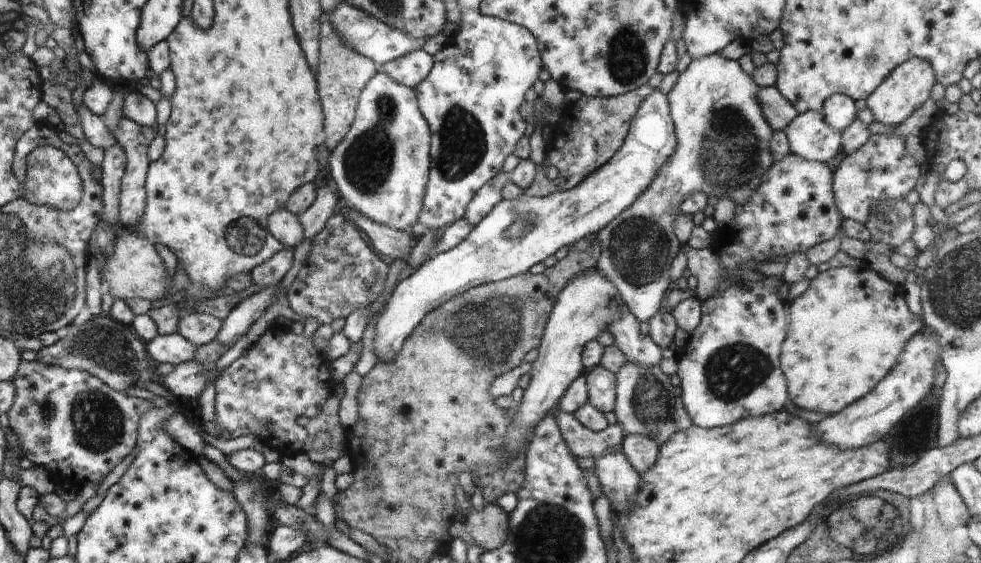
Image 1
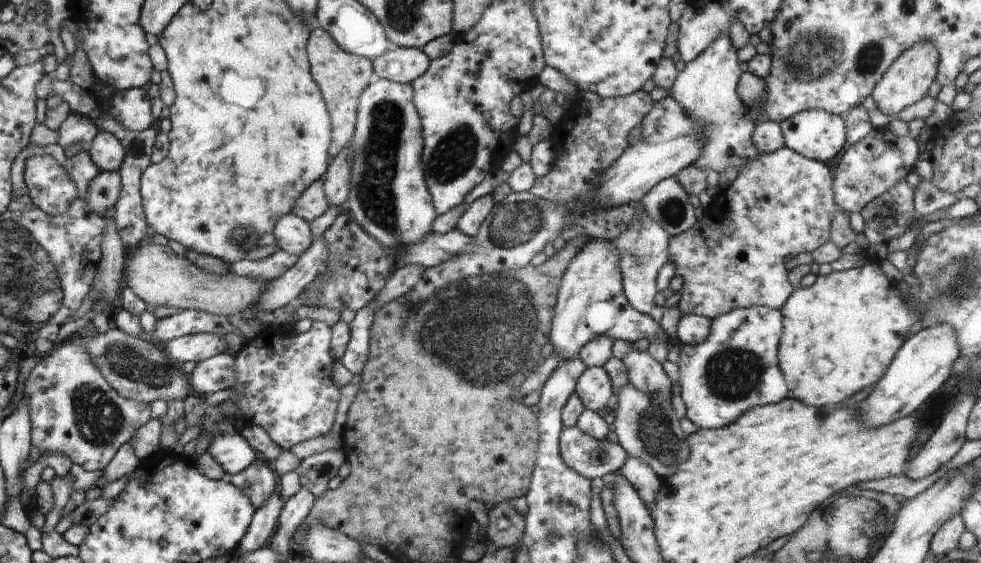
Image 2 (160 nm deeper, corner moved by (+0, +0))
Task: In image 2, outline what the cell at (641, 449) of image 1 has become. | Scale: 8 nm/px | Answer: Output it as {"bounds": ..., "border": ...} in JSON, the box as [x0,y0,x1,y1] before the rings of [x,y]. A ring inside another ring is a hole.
{"bounds":[619,457,661,511],"border":[[[628,457],[619,472],[626,477],[632,488],[637,490],[638,496],[651,511],[661,485],[660,478],[643,460],[634,457]]]}

